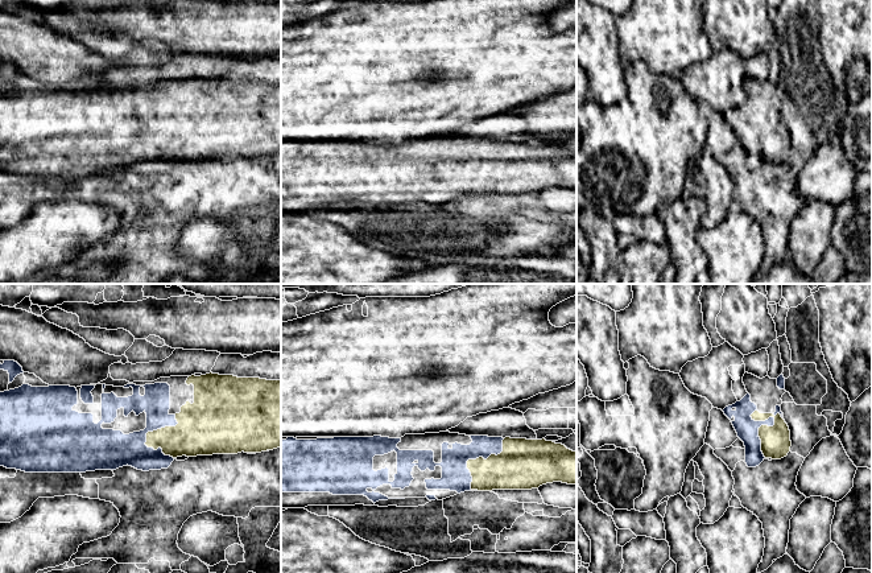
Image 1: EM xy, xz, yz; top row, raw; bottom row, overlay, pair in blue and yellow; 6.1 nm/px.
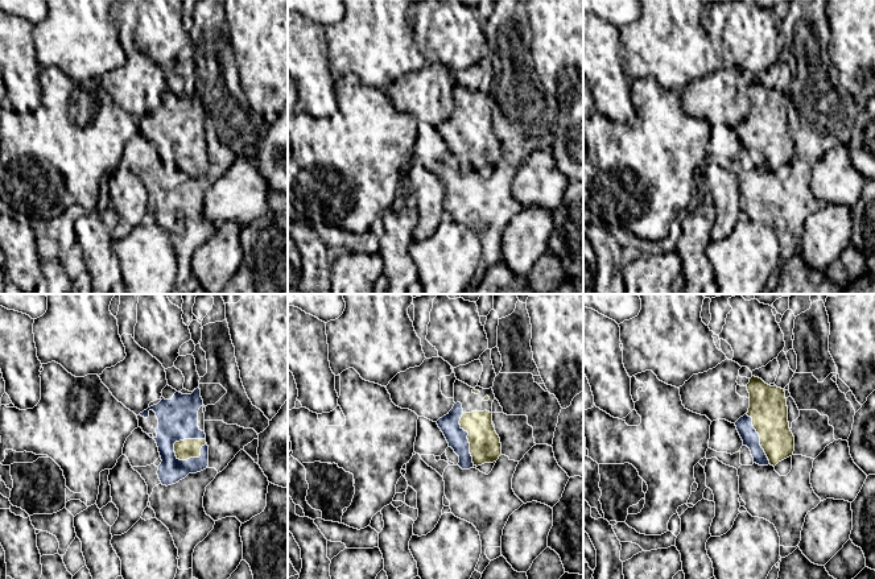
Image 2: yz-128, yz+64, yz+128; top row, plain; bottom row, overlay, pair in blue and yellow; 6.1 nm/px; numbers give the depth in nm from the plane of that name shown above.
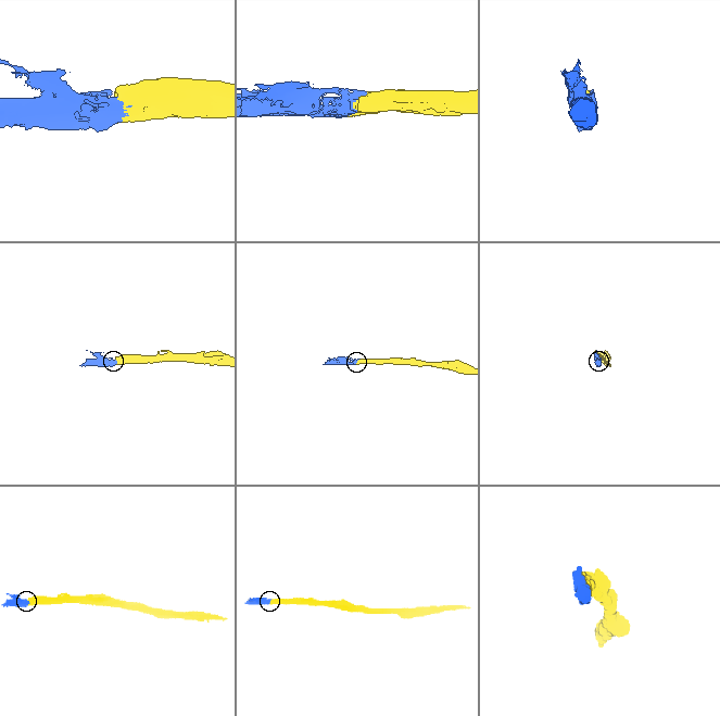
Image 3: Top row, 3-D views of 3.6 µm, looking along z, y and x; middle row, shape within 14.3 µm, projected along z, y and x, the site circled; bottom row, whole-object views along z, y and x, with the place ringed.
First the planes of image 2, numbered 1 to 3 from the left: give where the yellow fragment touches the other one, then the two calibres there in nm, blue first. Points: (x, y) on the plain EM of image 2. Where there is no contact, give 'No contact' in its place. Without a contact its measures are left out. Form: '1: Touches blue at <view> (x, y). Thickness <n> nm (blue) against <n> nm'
1: Touches blue at yz-128 (182, 144). Thickness 240 nm (blue) against 120 nm
2: Touches blue at yz+64 (467, 144). Thickness 130 nm (blue) against 190 nm
3: Touches blue at yz+128 (759, 143). Thickness 100 nm (blue) against 220 nm

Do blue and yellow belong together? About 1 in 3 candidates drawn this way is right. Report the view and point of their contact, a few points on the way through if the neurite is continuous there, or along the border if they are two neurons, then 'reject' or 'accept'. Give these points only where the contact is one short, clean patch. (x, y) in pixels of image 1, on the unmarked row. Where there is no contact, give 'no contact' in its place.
contact yz (768, 130); accept

